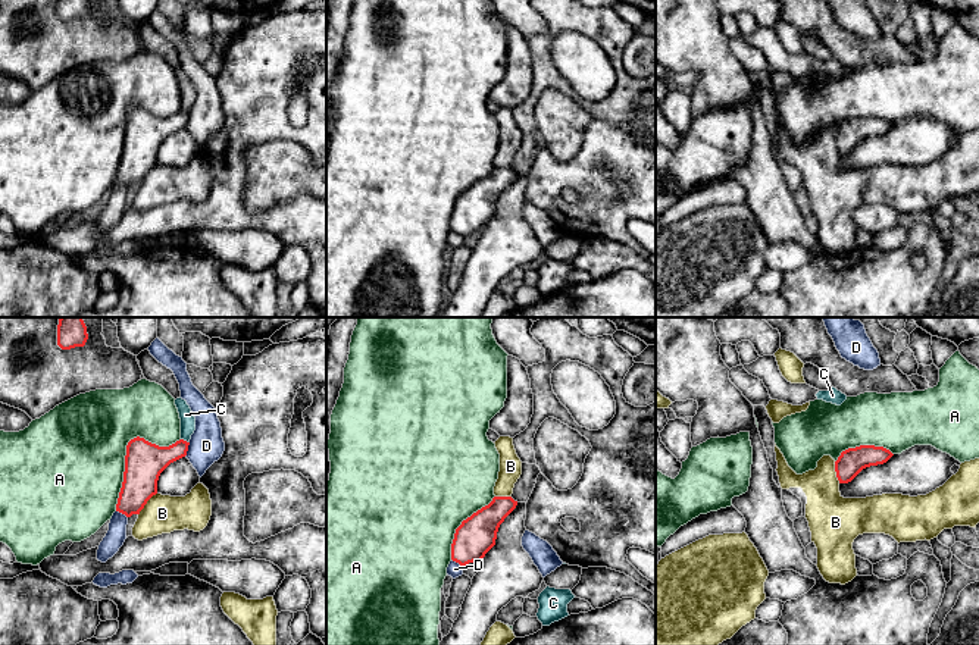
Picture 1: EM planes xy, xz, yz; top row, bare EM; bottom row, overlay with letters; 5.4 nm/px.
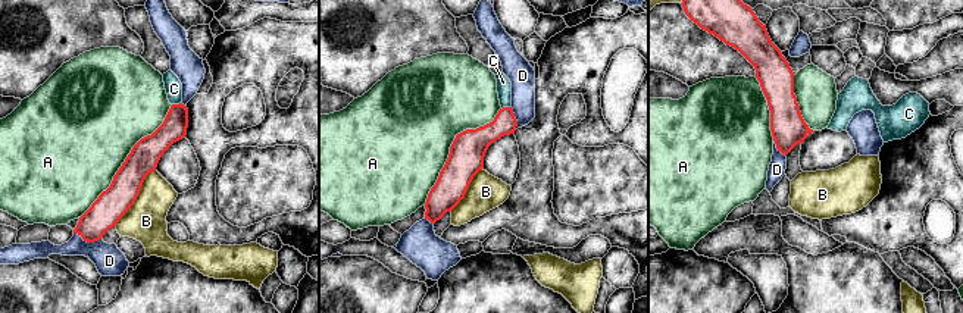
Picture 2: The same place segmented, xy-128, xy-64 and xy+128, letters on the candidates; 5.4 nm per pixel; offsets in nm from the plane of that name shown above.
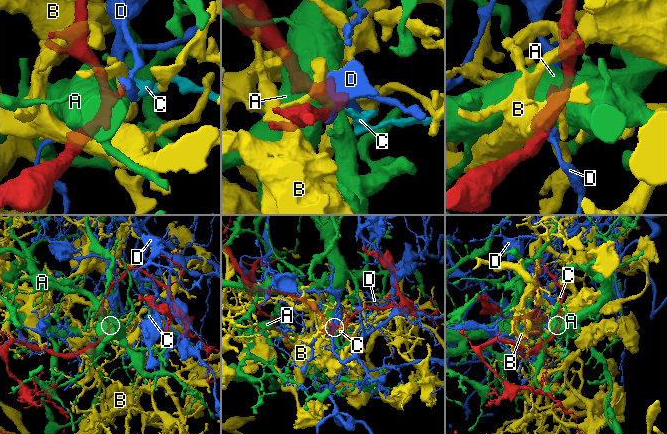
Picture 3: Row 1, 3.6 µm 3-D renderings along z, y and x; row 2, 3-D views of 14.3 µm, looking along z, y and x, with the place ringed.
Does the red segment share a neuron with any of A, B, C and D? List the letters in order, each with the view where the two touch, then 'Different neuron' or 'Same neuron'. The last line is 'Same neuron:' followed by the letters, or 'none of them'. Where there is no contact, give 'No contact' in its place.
A: Touches red in xy. Different neuron
B: Touches red in xy. Different neuron
C: Touches red in xy. Different neuron
D: Touches red in xy. Different neuron
Same neuron: none of them

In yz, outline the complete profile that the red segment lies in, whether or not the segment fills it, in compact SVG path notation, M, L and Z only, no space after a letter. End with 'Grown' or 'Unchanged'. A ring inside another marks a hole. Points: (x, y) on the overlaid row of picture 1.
M860 445L841 453L835 461L839 483L851 482L863 469L886 463L894 454L875 445Z. Unchanged

